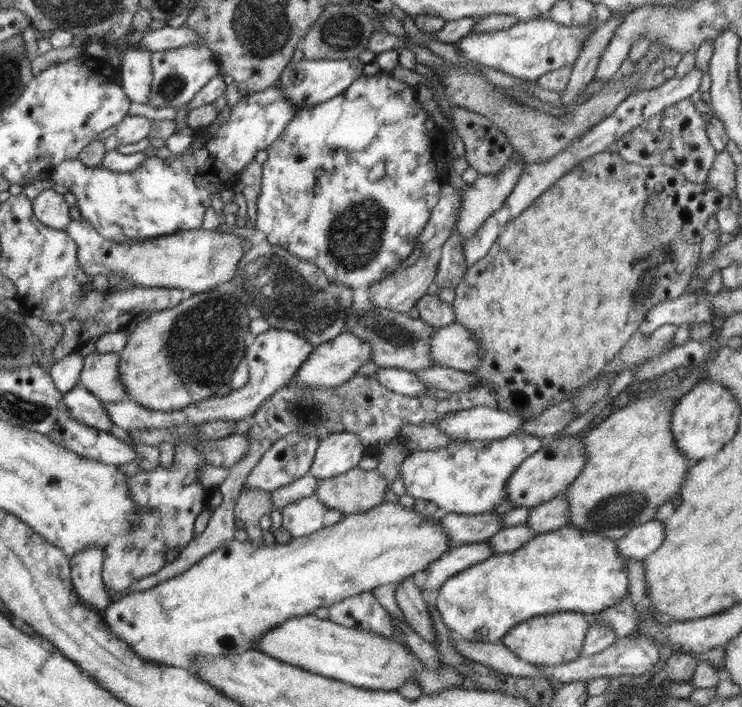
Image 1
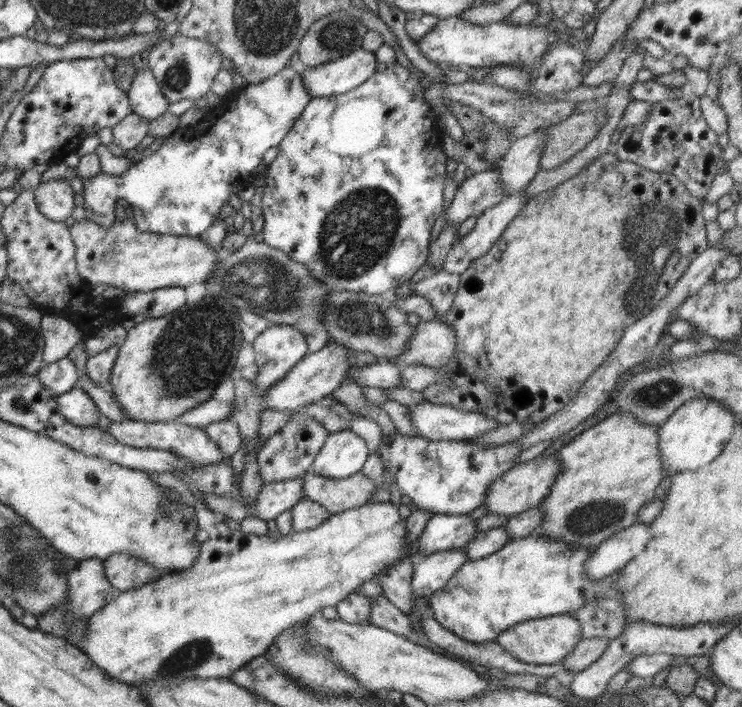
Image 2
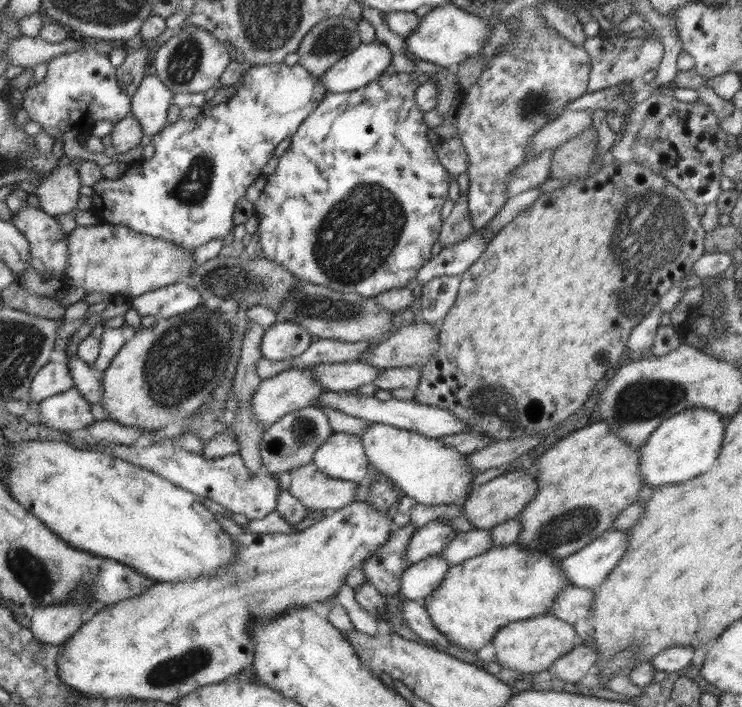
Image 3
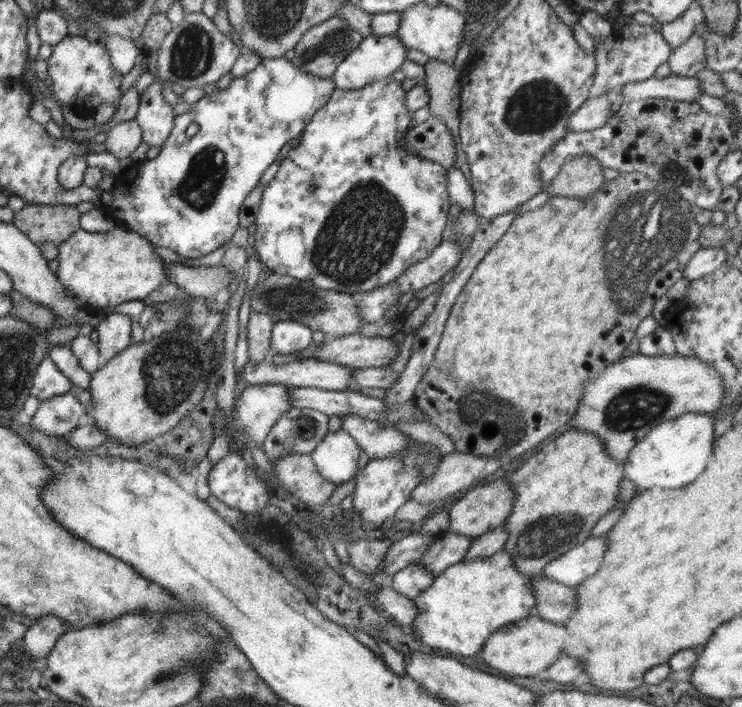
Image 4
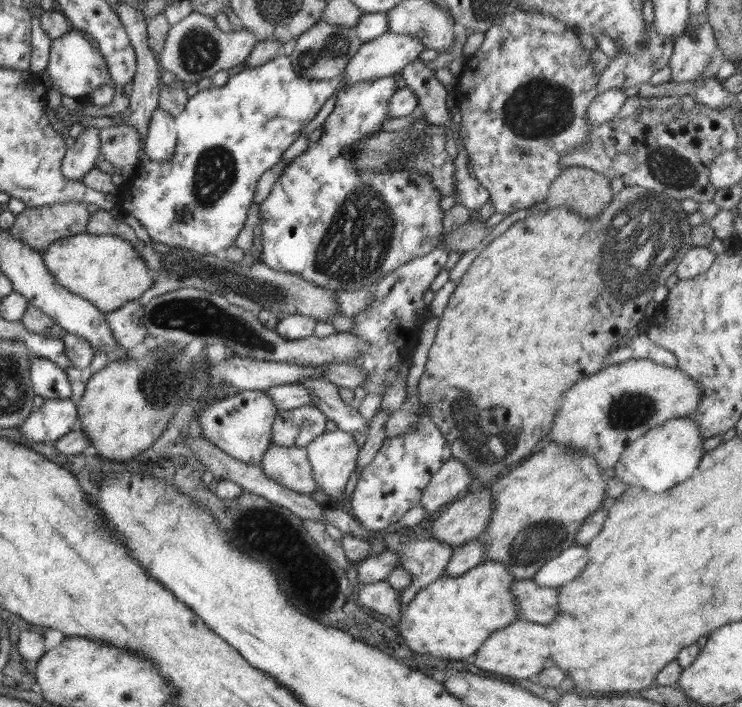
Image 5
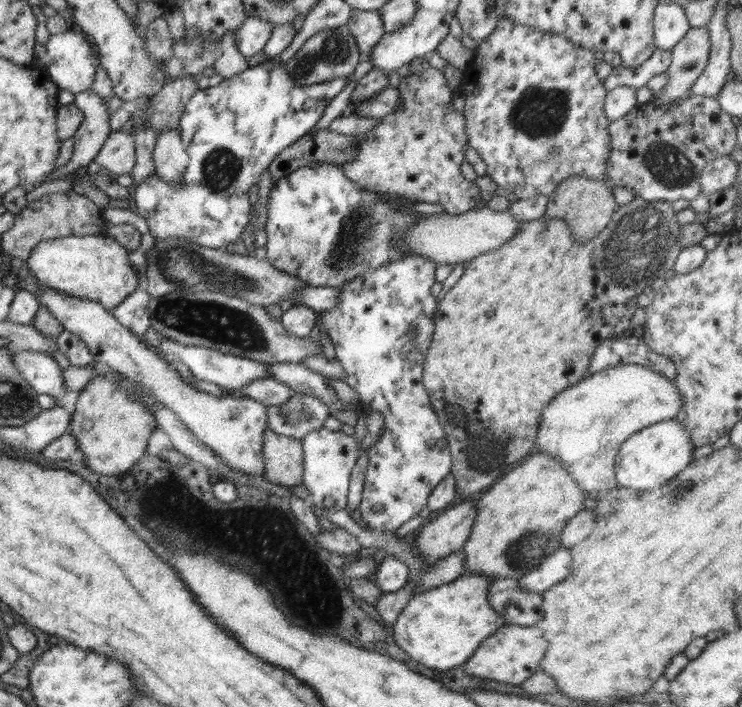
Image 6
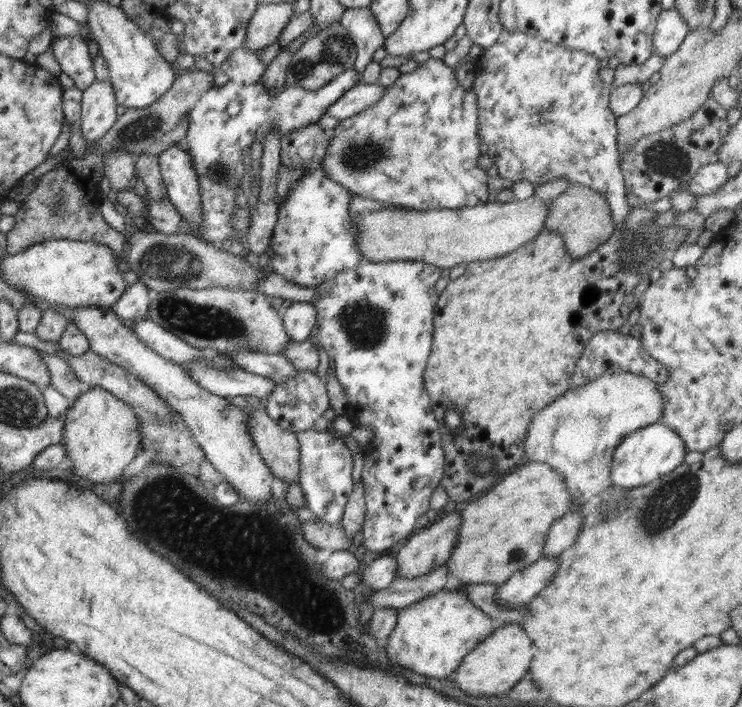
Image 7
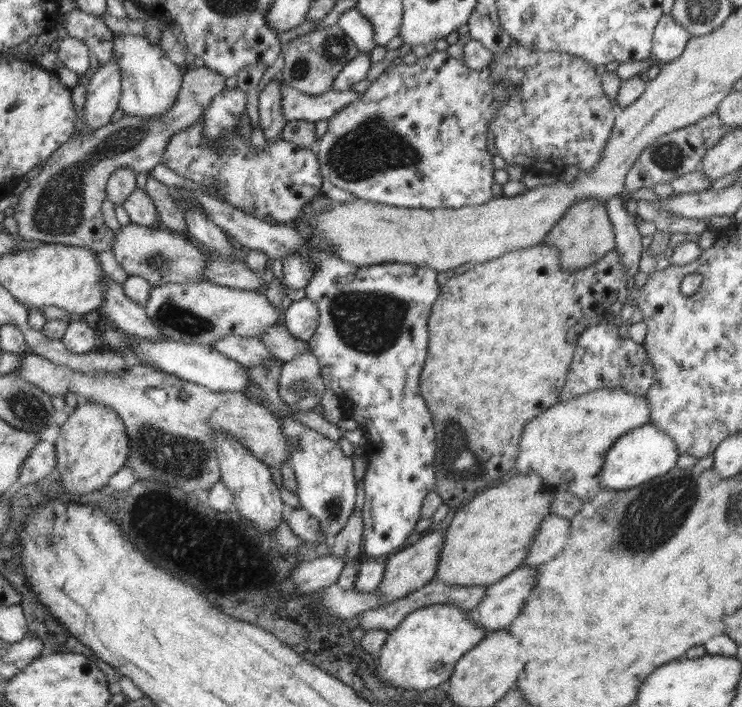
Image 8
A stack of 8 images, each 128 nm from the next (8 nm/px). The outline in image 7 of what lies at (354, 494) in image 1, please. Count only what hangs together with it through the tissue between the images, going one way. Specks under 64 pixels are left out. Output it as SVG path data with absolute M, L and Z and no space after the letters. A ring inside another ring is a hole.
M263 407L250 410L248 434L270 472L285 482L299 482L300 449L294 433L282 429Z

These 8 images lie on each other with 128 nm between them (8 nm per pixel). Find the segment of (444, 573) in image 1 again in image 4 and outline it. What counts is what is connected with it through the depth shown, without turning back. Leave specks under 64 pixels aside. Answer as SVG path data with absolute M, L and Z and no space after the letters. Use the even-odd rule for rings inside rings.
M409 564L406 568L393 574L393 589L409 599L416 598L426 590L435 579L435 576L422 565Z

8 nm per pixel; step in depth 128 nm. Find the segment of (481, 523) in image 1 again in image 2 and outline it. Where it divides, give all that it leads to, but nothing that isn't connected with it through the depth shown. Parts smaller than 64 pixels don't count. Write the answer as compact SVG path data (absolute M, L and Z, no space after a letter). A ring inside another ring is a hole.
M432 514L419 536L418 552L429 555L435 552L460 549L479 532L469 515Z

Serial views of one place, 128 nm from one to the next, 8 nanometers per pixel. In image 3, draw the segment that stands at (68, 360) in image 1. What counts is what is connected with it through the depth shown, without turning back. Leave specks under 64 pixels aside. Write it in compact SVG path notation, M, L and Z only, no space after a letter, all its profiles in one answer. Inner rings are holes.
M53 358L37 372L30 384L31 402L40 403L74 387L72 376L68 371L68 363L62 358Z

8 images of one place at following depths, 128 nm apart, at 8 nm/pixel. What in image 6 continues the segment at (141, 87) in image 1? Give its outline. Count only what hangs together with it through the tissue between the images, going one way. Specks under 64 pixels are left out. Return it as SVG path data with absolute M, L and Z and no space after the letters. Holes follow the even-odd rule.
M168 129L157 135L153 161L156 175L165 182L176 184L183 181L190 162L179 129Z

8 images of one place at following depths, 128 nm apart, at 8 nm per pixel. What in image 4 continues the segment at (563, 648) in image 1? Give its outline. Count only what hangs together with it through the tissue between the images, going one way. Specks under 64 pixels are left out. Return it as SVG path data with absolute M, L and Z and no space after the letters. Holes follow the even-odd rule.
M526 617L519 622L501 626L484 643L480 657L492 668L509 675L536 677L544 675L547 668L560 657L565 630L561 624L542 620L538 617Z

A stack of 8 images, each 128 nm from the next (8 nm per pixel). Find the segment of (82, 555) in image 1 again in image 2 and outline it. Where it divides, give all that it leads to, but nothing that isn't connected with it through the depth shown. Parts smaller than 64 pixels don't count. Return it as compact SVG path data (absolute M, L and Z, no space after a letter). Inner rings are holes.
M97 558L77 560L67 574L67 585L67 602L53 606L44 614L36 616L38 629L62 638L76 621L88 621L94 612L100 610L117 595L105 575L104 562Z

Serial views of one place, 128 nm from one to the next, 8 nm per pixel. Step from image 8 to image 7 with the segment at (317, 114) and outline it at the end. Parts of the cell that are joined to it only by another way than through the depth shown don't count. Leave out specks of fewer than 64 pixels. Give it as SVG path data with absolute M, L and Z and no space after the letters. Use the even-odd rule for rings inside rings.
M358 82L346 91L334 104L328 107L327 113L336 120L344 120L358 114L361 110L370 108L379 98L383 97L386 88L378 82L364 84Z

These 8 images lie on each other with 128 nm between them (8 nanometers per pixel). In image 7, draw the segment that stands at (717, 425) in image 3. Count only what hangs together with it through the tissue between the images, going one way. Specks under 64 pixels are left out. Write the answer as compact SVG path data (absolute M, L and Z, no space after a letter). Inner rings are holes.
M658 422L632 432L615 448L611 460L611 479L617 487L632 489L644 486L658 477L670 474L684 463L685 445L678 434Z

